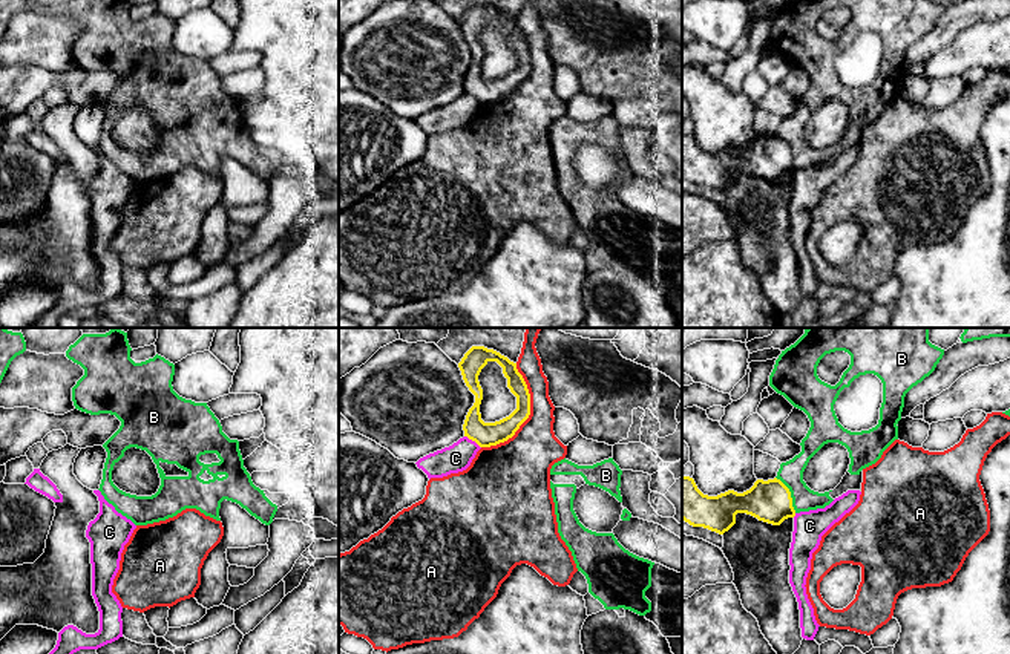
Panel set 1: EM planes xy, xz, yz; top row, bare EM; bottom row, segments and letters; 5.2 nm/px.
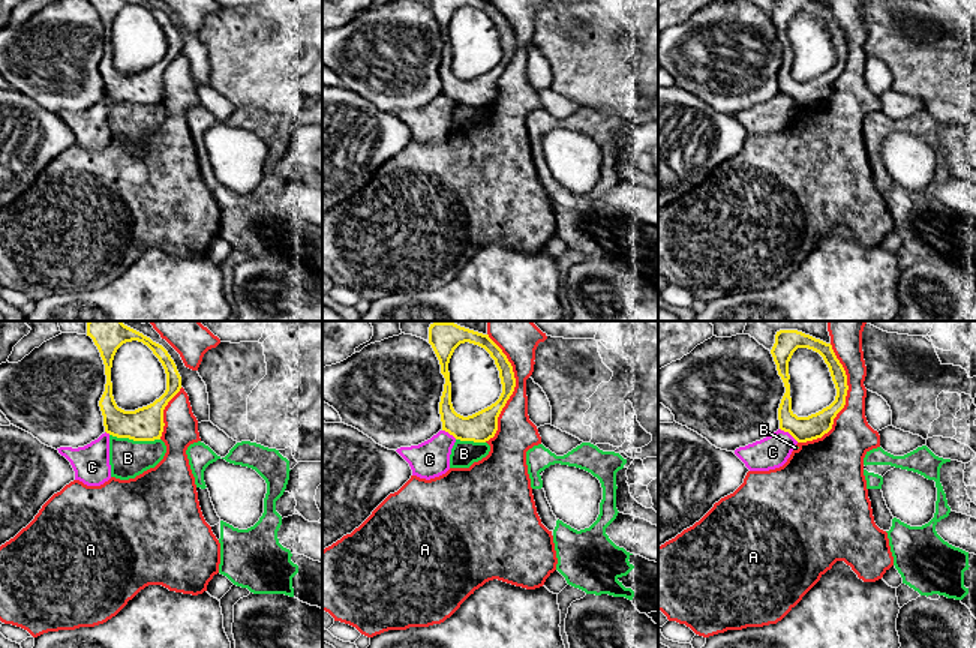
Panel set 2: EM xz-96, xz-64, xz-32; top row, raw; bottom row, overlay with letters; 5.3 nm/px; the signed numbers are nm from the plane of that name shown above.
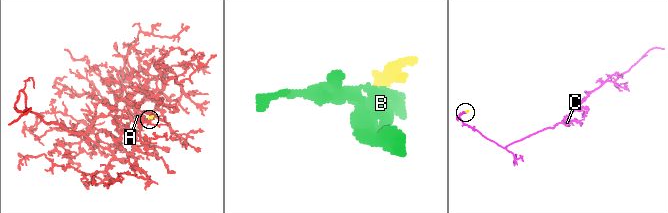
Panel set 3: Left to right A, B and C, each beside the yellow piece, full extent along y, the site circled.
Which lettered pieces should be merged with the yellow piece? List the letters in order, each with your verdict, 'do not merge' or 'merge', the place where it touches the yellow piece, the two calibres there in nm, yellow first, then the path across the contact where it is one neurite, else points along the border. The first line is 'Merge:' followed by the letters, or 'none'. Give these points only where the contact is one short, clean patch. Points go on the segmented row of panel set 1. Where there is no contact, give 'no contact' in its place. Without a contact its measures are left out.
Merge: none
A: do not merge; meets yellow in xz at (529, 414); 130 nm thick on the yellow side, 280 nm on the other
B: do not merge; meets yellow in yz at (790, 495); 220 nm thick on the yellow side, 130 nm on the other; border along yz (776, 477), (788, 489), (791, 506), (796, 512)
C: do not merge; meets yellow in xz at (472, 440); 130 nm thick on the yellow side, 150 nm on the other; border along xz (465, 435), (480, 447)

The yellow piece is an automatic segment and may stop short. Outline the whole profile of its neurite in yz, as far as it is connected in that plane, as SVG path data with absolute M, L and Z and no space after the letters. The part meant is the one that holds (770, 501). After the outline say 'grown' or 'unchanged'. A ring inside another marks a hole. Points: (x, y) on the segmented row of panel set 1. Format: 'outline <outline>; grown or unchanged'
outline M682 476L682 519L685 522L723 535L736 524L737 513L751 515L772 525L795 516L791 492L777 478L757 479L743 493L728 490L708 496L697 489L693 478Z; unchanged

